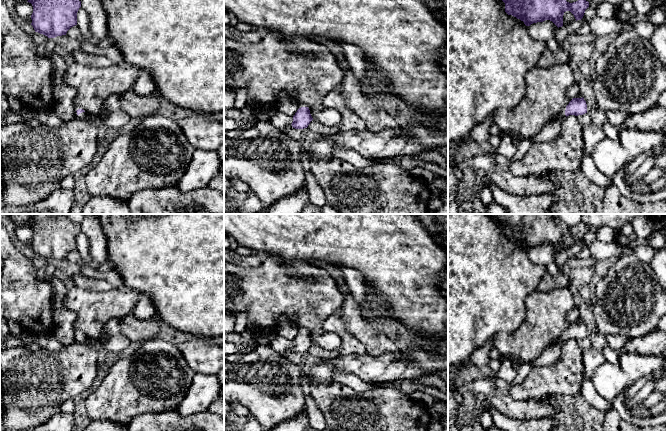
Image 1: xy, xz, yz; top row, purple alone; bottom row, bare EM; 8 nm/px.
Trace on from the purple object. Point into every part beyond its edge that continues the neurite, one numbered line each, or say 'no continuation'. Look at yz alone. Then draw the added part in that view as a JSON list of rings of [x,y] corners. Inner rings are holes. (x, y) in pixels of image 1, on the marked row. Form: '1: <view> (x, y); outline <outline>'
1: yz (561, 116); outline [[[564,107],[562,109],[562,111],[560,112],[560,114],[557,116],[557,119],[562,123],[564,121],[564,119],[566,118],[566,115],[565,115],[565,110],[566,110],[566,107]]]

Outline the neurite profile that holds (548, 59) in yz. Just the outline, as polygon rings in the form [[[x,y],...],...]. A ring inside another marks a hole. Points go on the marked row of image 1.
[[[562,48],[558,52],[551,52],[550,50],[546,49],[537,62],[536,66],[540,68],[549,68],[555,65],[569,63],[570,61],[570,52]]]

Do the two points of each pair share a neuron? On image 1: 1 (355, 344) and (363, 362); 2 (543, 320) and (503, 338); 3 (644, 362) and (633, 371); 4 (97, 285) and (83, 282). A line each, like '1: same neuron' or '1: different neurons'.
1: different neurons
2: same neuron
3: same neuron
4: same neuron

